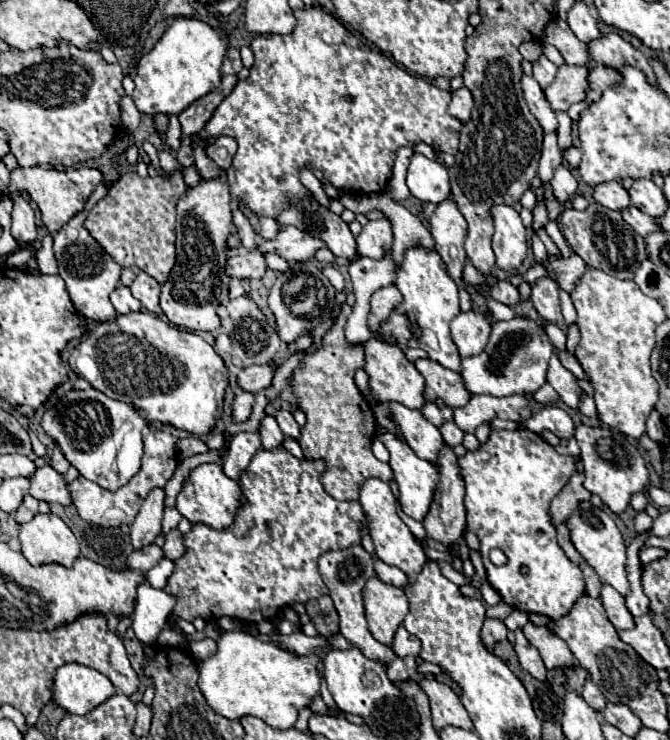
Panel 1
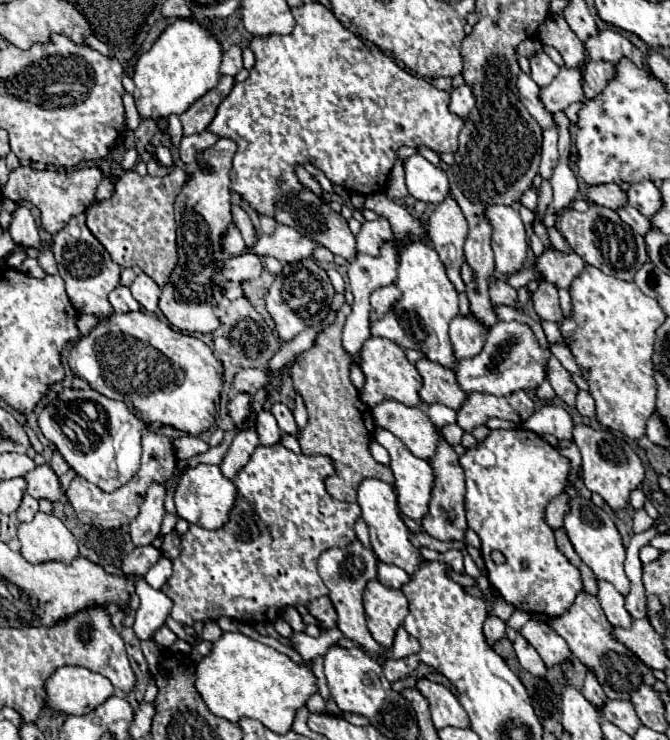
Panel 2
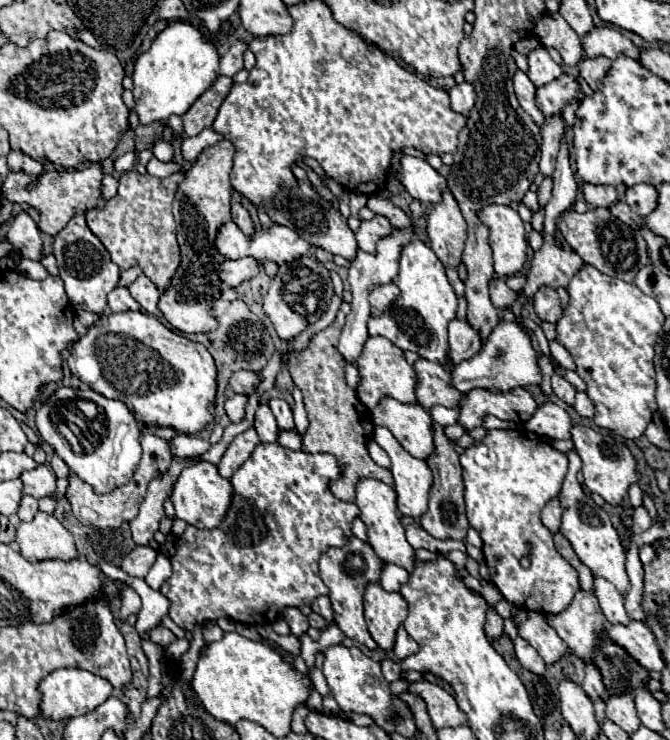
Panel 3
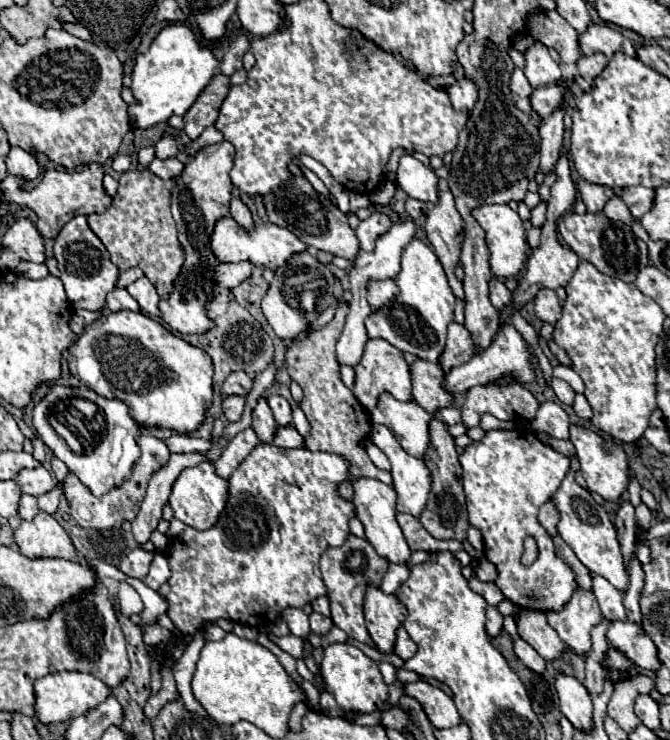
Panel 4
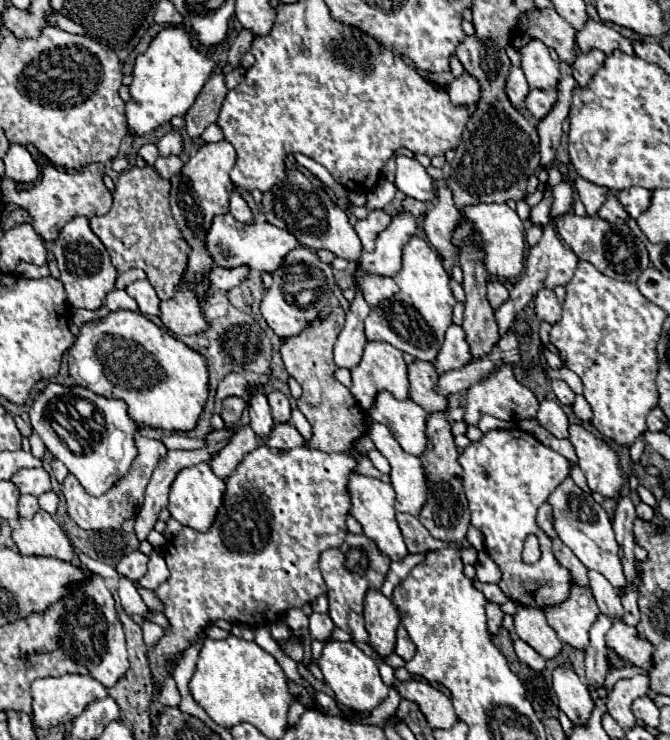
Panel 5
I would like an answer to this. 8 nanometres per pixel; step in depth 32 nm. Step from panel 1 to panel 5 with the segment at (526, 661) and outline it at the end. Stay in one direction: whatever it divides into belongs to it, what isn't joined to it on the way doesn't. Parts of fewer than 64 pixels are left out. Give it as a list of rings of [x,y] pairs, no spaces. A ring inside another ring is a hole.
[[[516,640],[516,642],[514,642],[514,650],[516,650],[516,656],[518,656],[526,666],[530,666],[530,668],[536,670],[536,672],[542,672],[542,670],[544,670],[546,660],[544,660],[532,646],[528,646],[524,640]]]

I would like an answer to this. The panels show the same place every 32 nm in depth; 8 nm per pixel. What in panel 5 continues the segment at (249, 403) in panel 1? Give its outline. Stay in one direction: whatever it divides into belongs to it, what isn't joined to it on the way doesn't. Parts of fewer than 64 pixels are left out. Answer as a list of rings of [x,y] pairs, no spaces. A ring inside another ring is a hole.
[[[228,396],[228,398],[224,398],[224,400],[222,400],[222,412],[220,412],[220,416],[224,418],[226,426],[236,424],[236,422],[240,420],[244,408],[246,408],[246,402],[244,402],[242,398],[238,398],[238,396]]]

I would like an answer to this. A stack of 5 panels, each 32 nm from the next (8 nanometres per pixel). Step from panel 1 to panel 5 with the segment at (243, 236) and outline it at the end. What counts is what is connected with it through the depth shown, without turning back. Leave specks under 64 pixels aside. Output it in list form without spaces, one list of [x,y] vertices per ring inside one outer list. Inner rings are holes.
[[[232,192],[230,196],[230,214],[242,224],[252,224],[252,212],[238,192]]]

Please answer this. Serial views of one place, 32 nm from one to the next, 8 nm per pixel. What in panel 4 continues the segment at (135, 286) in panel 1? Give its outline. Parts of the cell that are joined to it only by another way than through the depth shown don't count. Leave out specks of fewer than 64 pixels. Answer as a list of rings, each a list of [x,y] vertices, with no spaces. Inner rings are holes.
[[[138,278],[134,284],[128,286],[128,292],[140,304],[140,310],[144,314],[148,314],[148,316],[160,316],[160,310],[158,310],[160,296],[158,296],[156,288],[152,286],[152,282],[148,278]]]

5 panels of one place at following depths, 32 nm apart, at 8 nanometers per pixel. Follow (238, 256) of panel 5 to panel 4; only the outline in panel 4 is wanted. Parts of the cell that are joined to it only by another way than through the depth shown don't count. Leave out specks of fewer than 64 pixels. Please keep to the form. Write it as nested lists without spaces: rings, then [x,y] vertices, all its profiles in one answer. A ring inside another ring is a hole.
[[[222,218],[222,220],[218,220],[218,224],[214,228],[212,250],[220,262],[250,260],[256,268],[262,270],[266,266],[272,266],[272,268],[284,266],[292,254],[306,252],[308,244],[304,244],[294,232],[290,232],[282,226],[276,226],[276,224],[258,224],[250,232],[246,232],[234,222],[234,218]]]

